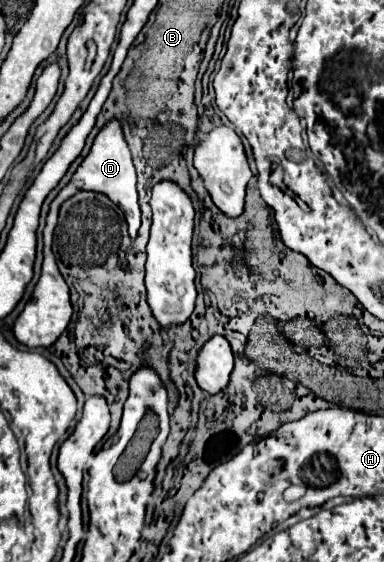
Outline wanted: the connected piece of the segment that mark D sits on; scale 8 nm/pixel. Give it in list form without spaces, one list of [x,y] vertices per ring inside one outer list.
[[[113,118],[111,122],[107,122],[99,134],[95,136],[95,142],[91,146],[91,152],[87,154],[87,158],[81,162],[81,166],[75,170],[71,182],[67,186],[61,188],[61,192],[57,194],[57,198],[51,202],[51,210],[47,214],[47,226],[45,226],[45,232],[43,236],[53,236],[53,228],[57,224],[57,214],[59,214],[59,206],[71,198],[73,194],[77,194],[79,190],[93,190],[93,192],[103,192],[107,194],[123,212],[125,212],[125,218],[127,218],[127,224],[129,224],[129,236],[131,240],[135,240],[137,236],[137,230],[139,230],[139,224],[141,224],[141,210],[139,210],[139,204],[137,204],[137,190],[135,190],[135,168],[133,168],[133,160],[131,160],[131,150],[127,146],[127,140],[123,136],[123,128],[121,128],[121,122],[117,118]]]

